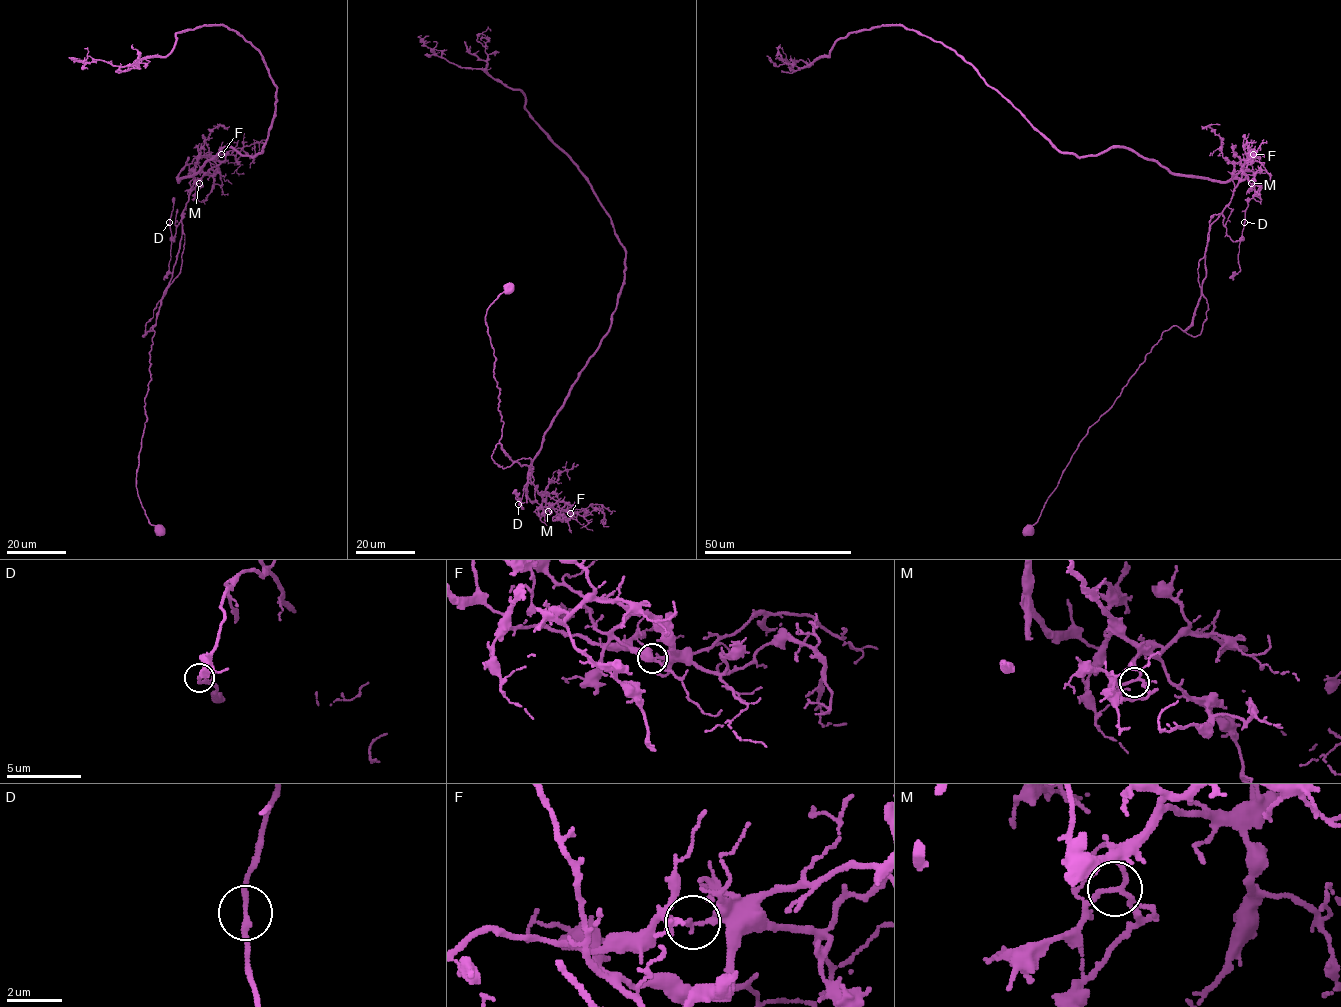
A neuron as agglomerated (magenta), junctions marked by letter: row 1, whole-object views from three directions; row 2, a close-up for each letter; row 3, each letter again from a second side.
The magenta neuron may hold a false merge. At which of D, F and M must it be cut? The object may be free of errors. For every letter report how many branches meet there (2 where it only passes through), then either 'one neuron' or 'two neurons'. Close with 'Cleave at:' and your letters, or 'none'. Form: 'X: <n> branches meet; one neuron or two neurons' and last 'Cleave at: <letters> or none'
D: 2 branches meet; one neuron
F: 2 branches meet; two neurons
M: 3 branches meet; one neuron
Cleave at: F

